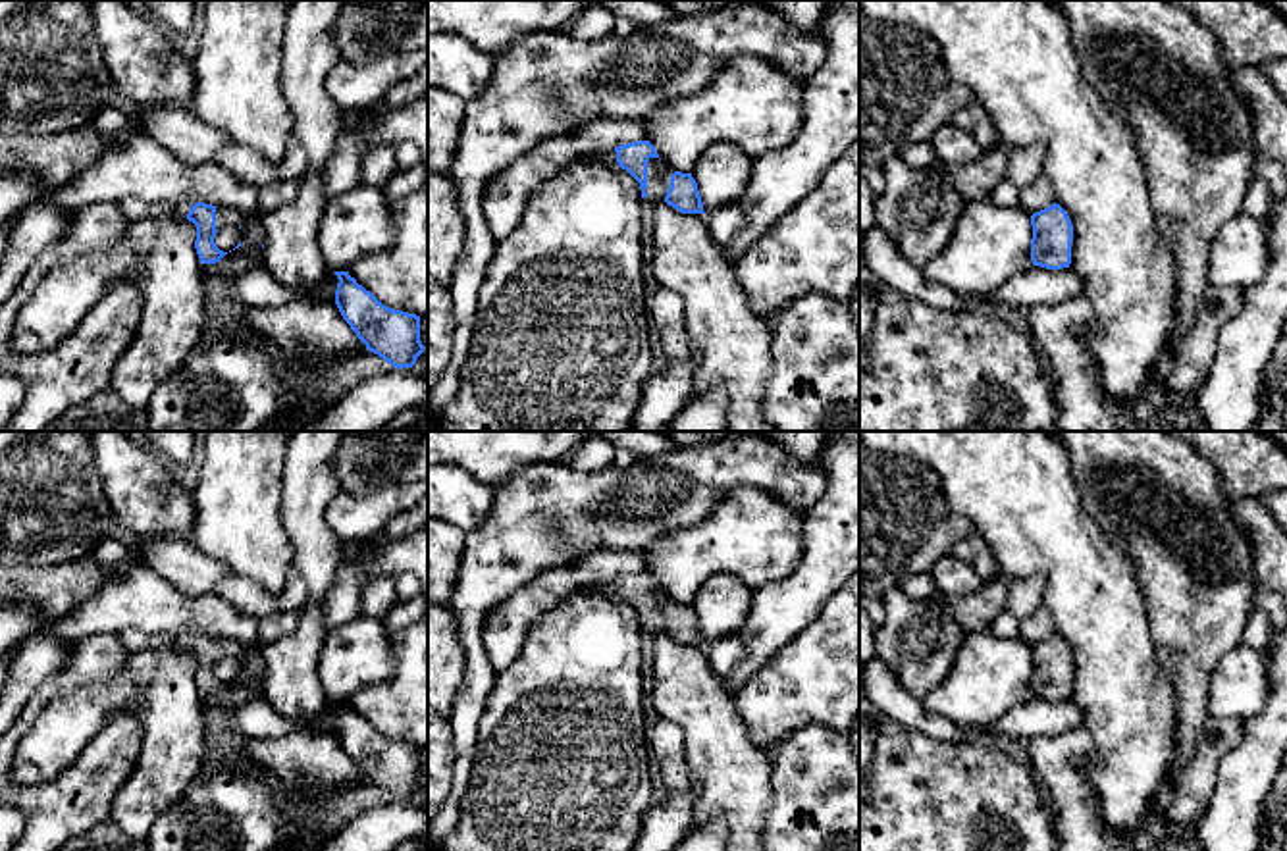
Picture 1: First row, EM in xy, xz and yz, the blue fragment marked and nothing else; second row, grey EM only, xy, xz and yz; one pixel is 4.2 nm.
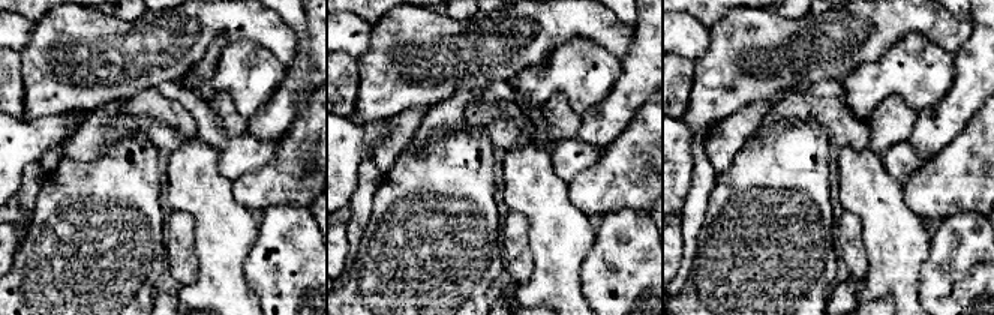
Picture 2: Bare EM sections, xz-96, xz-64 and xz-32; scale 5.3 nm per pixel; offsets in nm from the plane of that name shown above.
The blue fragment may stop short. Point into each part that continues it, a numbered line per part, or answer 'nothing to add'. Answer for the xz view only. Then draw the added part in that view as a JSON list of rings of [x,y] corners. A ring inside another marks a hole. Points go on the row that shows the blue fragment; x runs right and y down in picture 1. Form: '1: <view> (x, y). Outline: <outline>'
1: xz (659, 174). Outline: [[[649,158],[647,162],[647,196],[644,200],[653,206],[665,202],[667,191],[670,187],[670,175],[674,169],[659,158]]]

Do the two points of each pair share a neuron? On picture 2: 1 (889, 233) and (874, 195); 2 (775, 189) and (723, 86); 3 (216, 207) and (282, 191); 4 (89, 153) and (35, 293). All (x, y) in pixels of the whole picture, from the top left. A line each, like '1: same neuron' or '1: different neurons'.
1: same neuron
2: different neurons
3: different neurons
4: different neurons

